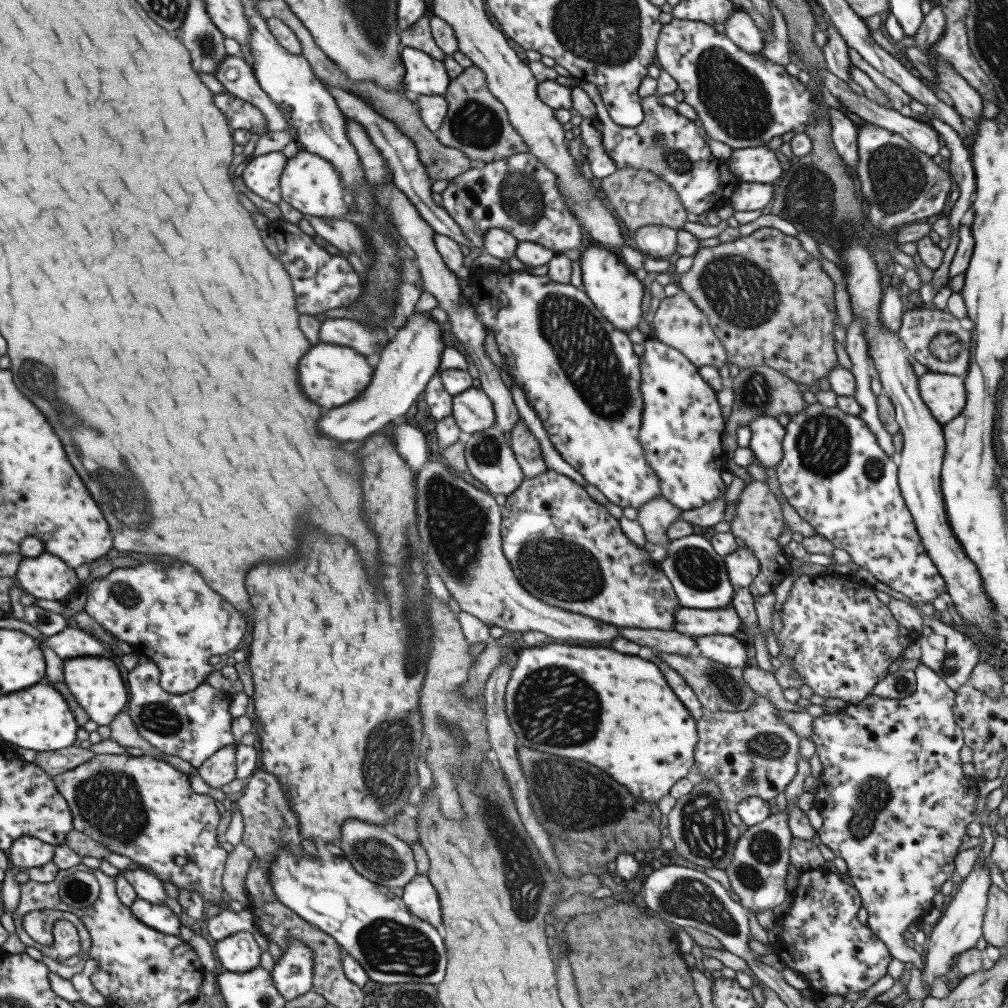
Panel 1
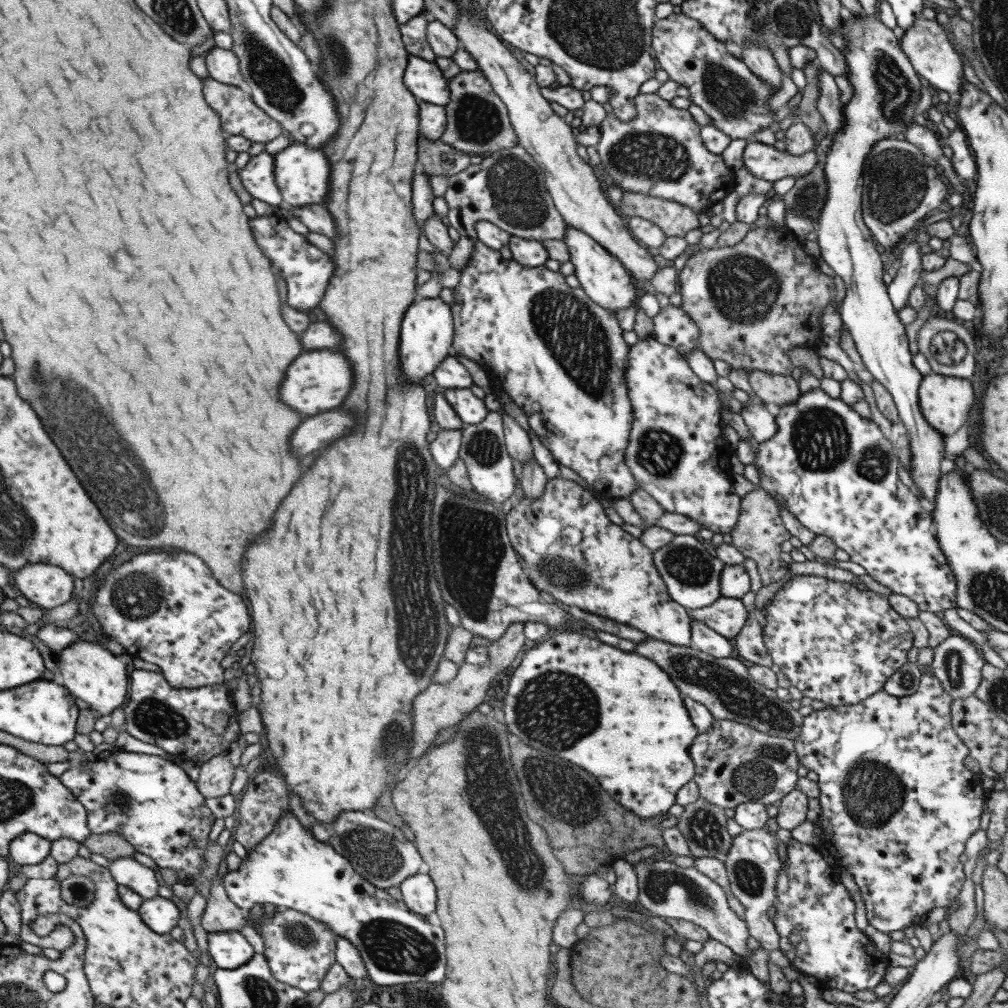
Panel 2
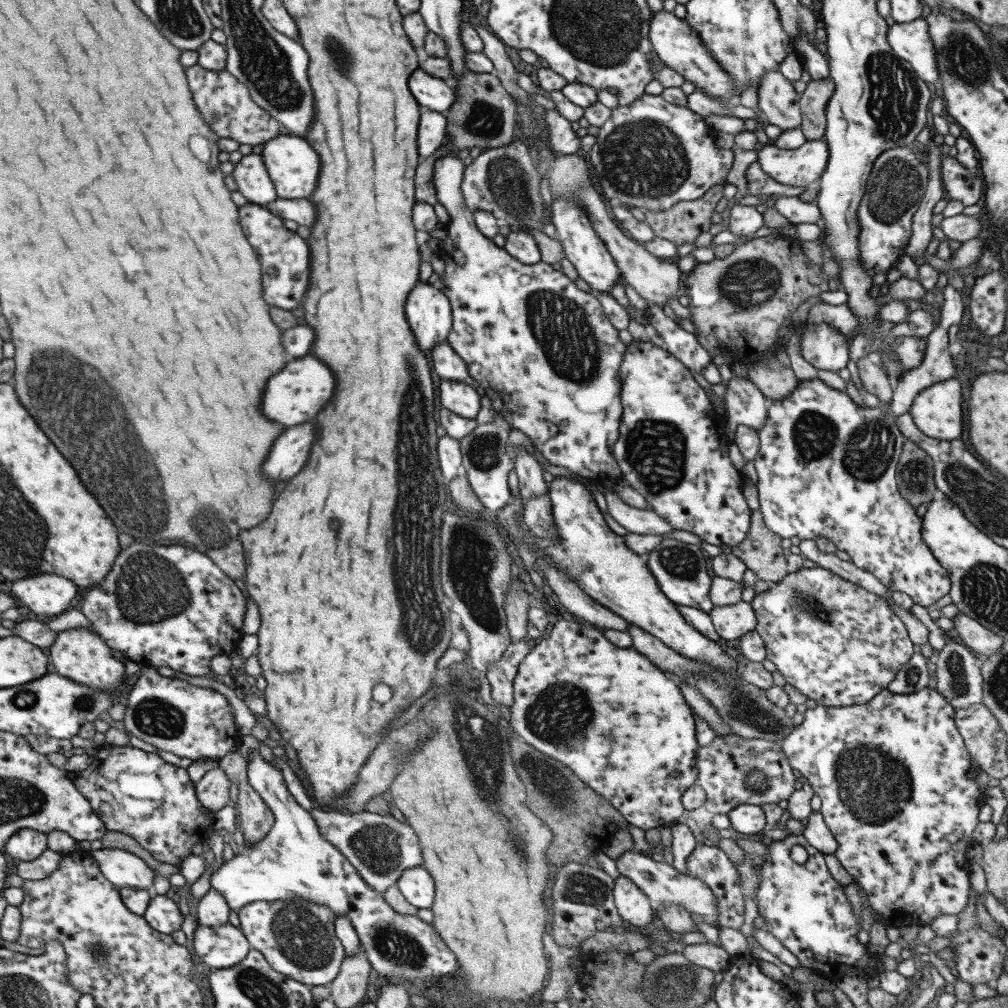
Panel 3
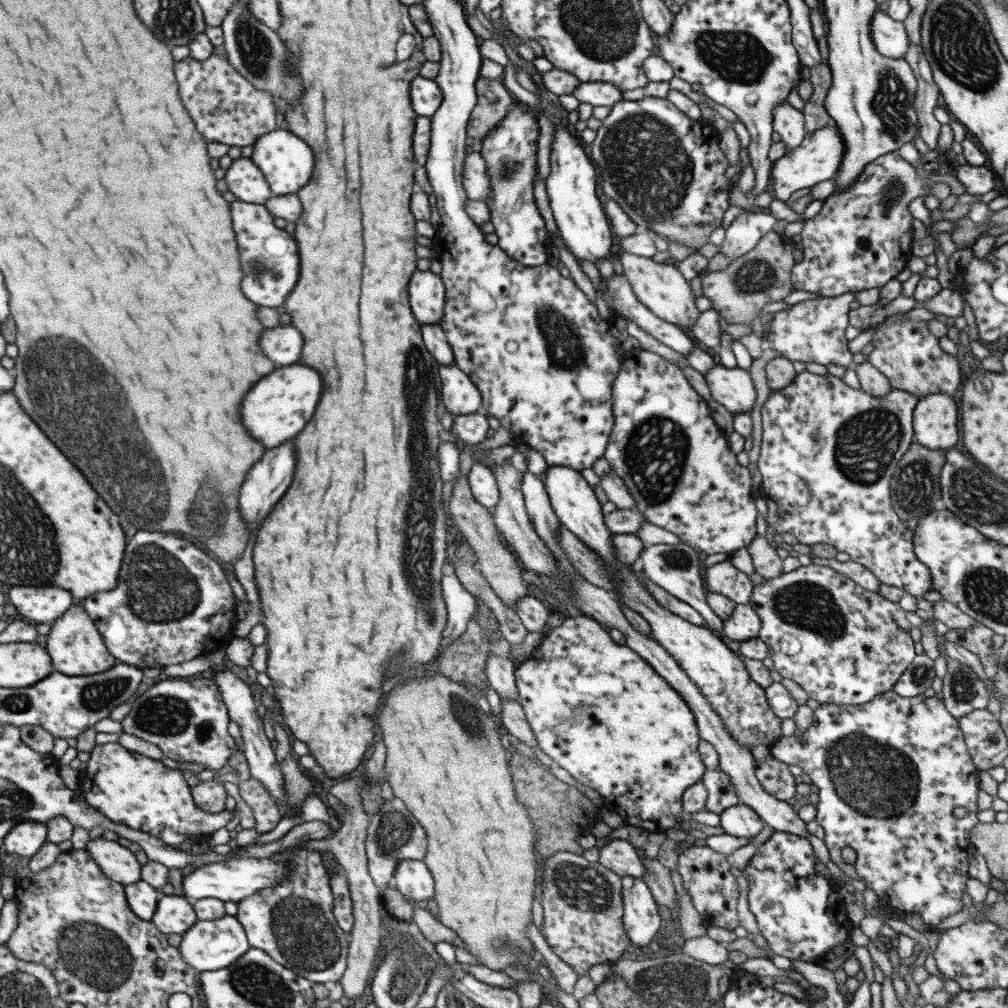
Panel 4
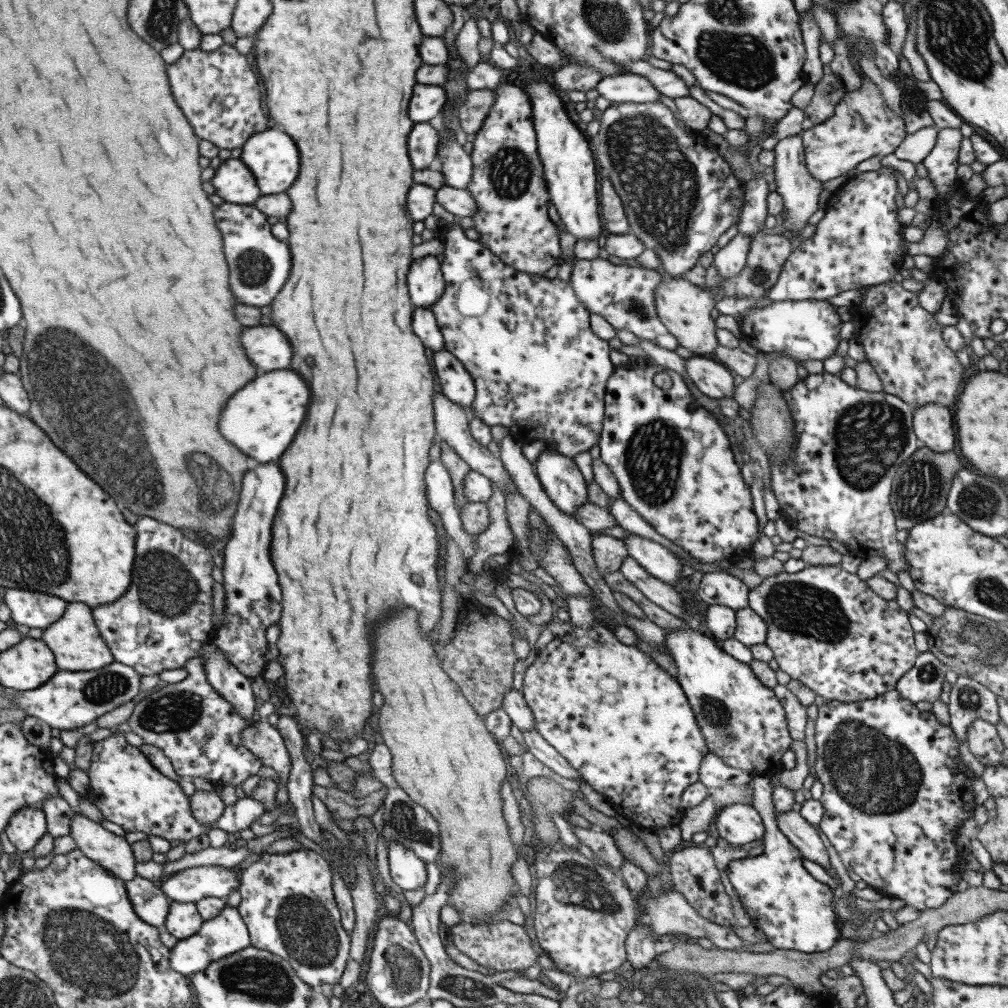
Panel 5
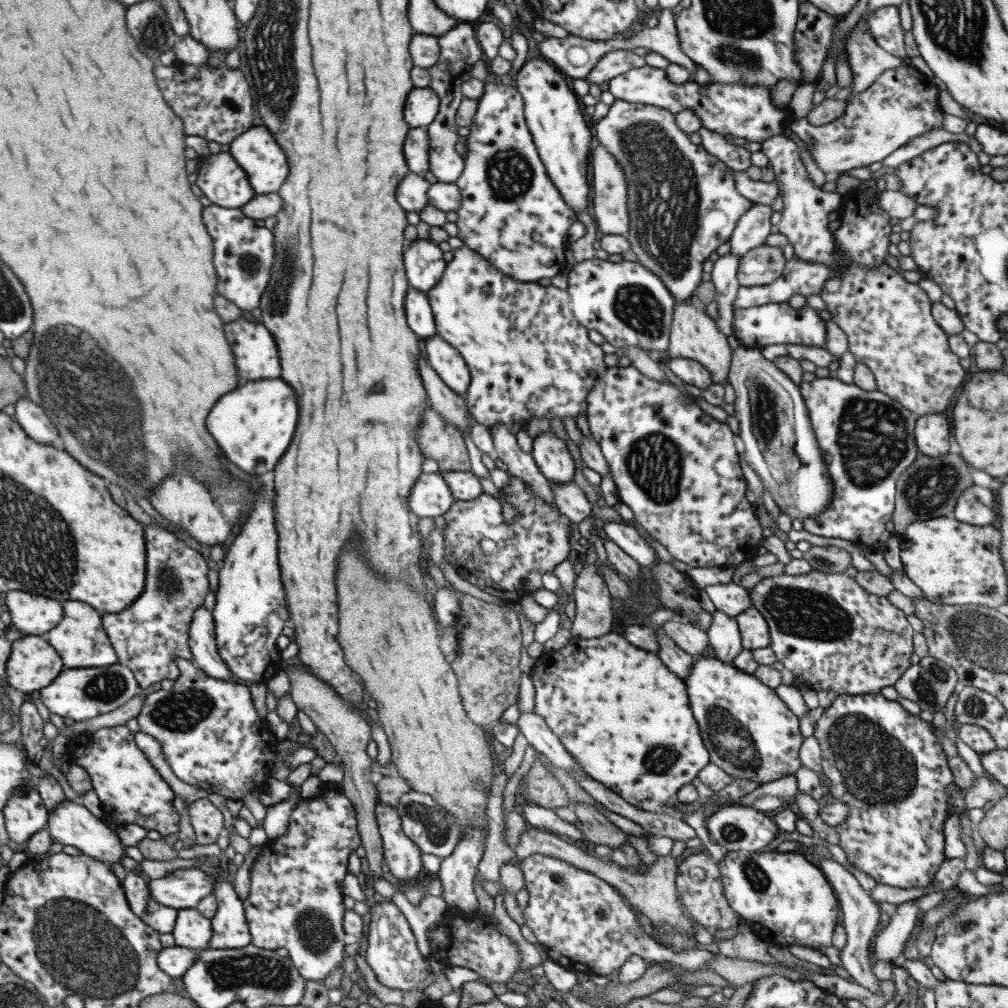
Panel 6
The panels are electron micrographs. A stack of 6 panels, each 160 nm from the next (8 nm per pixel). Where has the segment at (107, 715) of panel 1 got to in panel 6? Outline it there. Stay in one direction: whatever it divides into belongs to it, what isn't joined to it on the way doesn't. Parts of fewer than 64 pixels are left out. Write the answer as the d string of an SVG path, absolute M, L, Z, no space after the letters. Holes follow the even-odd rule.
M67 601L62 602L61 606L63 606L63 618L55 628L47 632L49 634L47 642L61 656L65 668L95 668L117 663L115 652L101 628L101 614L83 602Z

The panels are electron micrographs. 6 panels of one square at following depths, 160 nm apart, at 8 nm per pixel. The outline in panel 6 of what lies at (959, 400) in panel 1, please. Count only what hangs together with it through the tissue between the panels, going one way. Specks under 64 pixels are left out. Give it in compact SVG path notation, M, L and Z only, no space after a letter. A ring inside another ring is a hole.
M943 413L916 417L913 435L920 454L939 458L949 452L949 422Z

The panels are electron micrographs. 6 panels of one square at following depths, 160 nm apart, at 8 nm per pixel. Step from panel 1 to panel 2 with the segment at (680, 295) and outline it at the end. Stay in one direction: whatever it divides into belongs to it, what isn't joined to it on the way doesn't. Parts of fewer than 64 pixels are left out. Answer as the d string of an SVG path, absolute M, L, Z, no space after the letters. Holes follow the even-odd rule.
M667 305L652 316L652 334L657 342L670 346L685 356L691 349L697 349L699 336L698 326L680 307Z

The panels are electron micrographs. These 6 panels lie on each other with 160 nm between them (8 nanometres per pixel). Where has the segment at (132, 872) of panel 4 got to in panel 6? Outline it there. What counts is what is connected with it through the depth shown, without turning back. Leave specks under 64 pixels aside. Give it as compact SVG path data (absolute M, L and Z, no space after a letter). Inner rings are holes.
M61 799L61 802L48 812L45 828L48 829L53 842L76 848L81 854L109 867L115 863L121 864L121 859L125 857L124 848L117 835L101 819L85 809L78 800Z

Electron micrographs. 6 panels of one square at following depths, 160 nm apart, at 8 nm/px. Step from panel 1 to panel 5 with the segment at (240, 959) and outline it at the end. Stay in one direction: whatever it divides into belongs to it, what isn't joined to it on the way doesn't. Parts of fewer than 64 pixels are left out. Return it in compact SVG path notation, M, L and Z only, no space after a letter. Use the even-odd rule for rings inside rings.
M225 905L218 916L205 921L193 936L177 941L170 949L170 967L179 974L189 975L207 966L207 963L249 946L250 938L236 908Z

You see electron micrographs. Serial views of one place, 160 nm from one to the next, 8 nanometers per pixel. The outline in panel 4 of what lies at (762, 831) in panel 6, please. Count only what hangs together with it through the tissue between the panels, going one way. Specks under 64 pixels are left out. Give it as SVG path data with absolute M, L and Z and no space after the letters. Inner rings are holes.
M739 802L722 810L718 817L723 832L737 838L753 837L766 826L751 807Z

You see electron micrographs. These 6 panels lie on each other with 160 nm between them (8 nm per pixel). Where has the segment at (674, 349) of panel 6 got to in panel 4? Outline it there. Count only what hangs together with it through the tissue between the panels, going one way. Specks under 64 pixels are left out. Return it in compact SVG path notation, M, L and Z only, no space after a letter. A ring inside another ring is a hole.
M621 252L618 259L621 263L621 272L628 280L639 302L642 302L643 306L646 306L657 318L689 332L700 310L696 307L688 281L679 274L675 263L673 261L655 263L650 258L643 258L628 252Z

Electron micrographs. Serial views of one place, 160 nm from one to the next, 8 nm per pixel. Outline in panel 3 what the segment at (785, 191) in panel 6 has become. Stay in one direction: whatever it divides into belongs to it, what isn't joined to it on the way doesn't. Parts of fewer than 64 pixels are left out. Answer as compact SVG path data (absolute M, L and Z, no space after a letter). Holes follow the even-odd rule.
M778 70L764 72L760 78L760 87L756 91L757 106L768 124L783 130L800 125L801 115L798 96L791 82Z

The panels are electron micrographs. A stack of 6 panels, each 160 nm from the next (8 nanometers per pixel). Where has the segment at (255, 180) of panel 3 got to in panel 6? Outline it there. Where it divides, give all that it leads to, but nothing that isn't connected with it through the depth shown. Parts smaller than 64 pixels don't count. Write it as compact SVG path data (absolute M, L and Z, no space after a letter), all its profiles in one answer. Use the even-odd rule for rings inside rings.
M228 152L201 158L195 184L207 200L222 207L240 208L255 195L246 174Z

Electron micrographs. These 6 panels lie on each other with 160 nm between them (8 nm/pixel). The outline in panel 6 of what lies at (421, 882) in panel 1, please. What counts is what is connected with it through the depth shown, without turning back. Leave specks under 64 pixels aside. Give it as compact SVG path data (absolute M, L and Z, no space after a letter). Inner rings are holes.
M376 796L374 815L382 843L382 858L389 874L399 882L411 882L421 877L425 873L421 854L411 839L405 836L394 807L377 801Z

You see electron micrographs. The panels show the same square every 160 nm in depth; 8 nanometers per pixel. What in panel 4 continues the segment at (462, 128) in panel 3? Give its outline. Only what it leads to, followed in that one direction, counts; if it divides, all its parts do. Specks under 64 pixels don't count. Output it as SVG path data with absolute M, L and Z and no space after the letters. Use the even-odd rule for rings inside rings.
M478 76L474 91L476 103L466 124L466 136L481 140L506 116L515 100L501 79L491 80Z

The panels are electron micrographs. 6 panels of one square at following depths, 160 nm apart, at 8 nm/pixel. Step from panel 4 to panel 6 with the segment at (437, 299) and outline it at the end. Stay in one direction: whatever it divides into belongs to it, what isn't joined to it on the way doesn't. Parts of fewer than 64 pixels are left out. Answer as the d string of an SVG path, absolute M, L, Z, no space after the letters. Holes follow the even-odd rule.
M427 239L411 241L402 252L404 275L408 286L421 292L432 289L442 277L446 263L435 242Z

